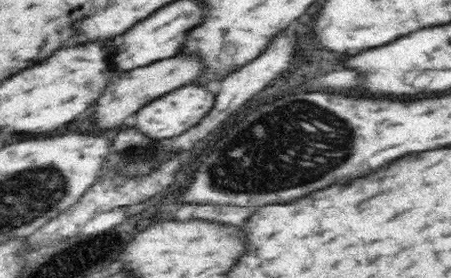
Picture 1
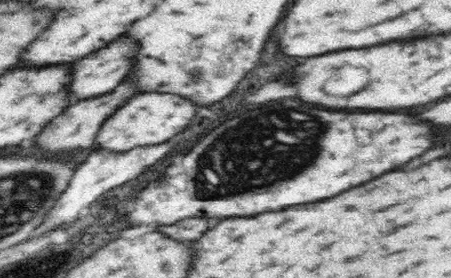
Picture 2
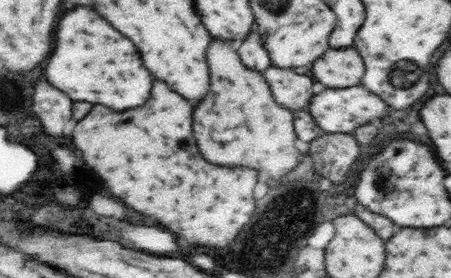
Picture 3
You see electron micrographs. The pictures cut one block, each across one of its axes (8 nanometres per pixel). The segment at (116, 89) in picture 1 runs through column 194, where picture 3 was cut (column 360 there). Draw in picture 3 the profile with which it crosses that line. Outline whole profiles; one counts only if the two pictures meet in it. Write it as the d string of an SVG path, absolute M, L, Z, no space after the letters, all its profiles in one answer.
M333 48L331 52L327 52L327 56L323 56L323 60L319 60L319 64L315 64L313 74L321 84L329 88L351 88L359 84L363 62L355 48Z

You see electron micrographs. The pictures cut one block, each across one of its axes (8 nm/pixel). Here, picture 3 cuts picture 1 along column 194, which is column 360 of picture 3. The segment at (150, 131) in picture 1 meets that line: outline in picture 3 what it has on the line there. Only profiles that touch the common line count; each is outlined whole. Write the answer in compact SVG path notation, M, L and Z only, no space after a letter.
M361 86L355 88L327 88L321 94L311 100L311 114L315 116L317 124L327 132L327 134L351 134L355 132L361 124L381 118L385 114L387 106L383 100L379 100L375 94L363 90Z

